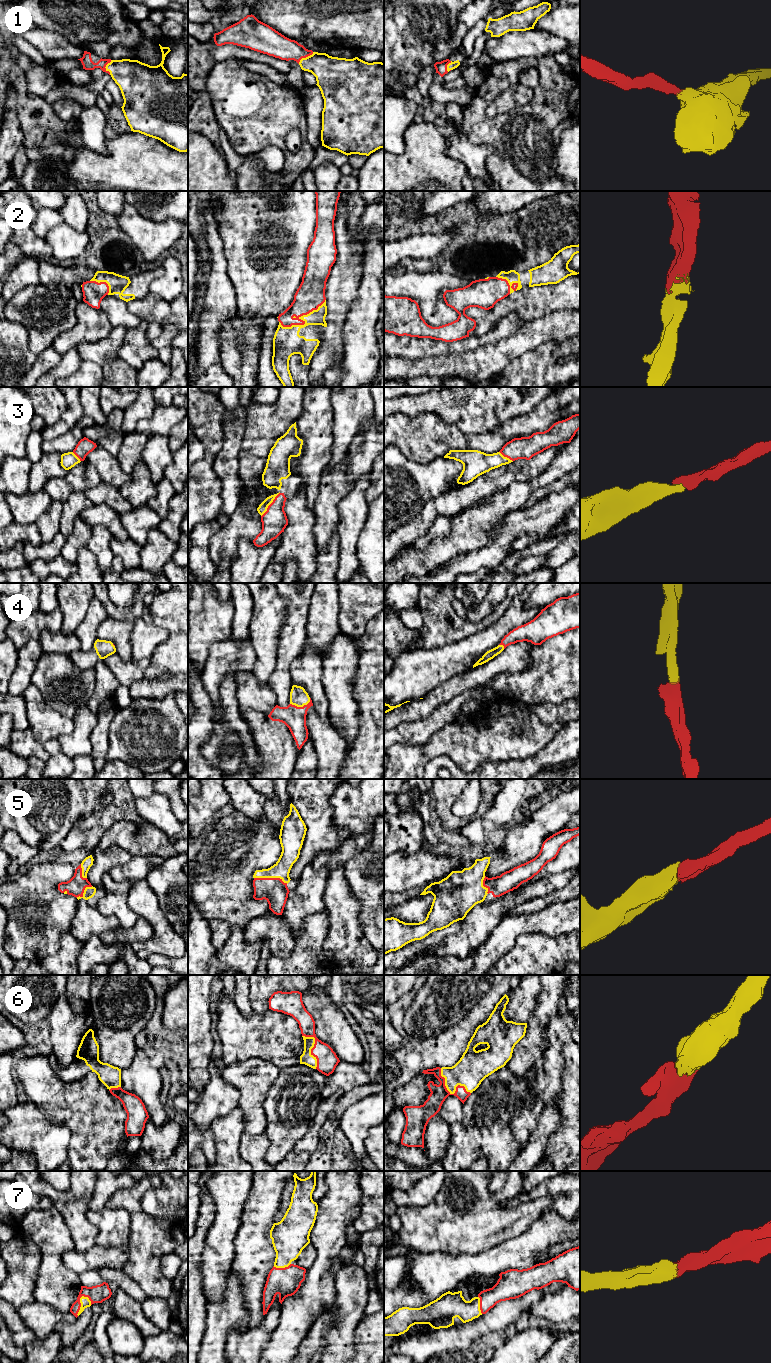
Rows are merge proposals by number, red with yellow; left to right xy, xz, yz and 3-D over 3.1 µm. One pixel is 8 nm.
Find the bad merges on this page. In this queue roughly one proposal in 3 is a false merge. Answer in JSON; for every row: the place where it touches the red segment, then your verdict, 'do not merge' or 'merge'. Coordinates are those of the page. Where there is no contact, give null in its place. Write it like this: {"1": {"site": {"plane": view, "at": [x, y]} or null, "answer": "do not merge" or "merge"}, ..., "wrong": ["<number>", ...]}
{"1": {"site": {"plane": "xy", "at": [105, 66]}, "answer": "merge"}, "2": {"site": {"plane": "xz", "at": [300, 319]}, "answer": "merge"}, "3": {"site": {"plane": "xz", "at": [270, 504]}, "answer": "merge"}, "4": {"site": {"plane": "xz", "at": [301, 707]}, "answer": "merge"}, "5": {"site": {"plane": "xz", "at": [271, 878]}, "answer": "merge"}, "6": {"site": {"plane": "yz", "at": [449, 1092]}, "answer": "merge"}, "7": {"site": {"plane": "xy", "at": [80, 1303]}, "answer": "merge"}, "wrong": []}

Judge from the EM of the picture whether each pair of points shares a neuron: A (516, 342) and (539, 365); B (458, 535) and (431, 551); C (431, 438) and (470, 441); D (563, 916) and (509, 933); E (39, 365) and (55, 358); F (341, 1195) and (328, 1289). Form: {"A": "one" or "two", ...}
{"A": "two", "B": "one", "C": "one", "D": "one", "E": "one", "F": "one"}

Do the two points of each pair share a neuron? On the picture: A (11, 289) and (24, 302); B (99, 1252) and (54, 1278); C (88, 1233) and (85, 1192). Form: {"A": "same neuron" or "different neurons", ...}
{"A": "different neurons", "B": "different neurons", "C": "same neuron"}

